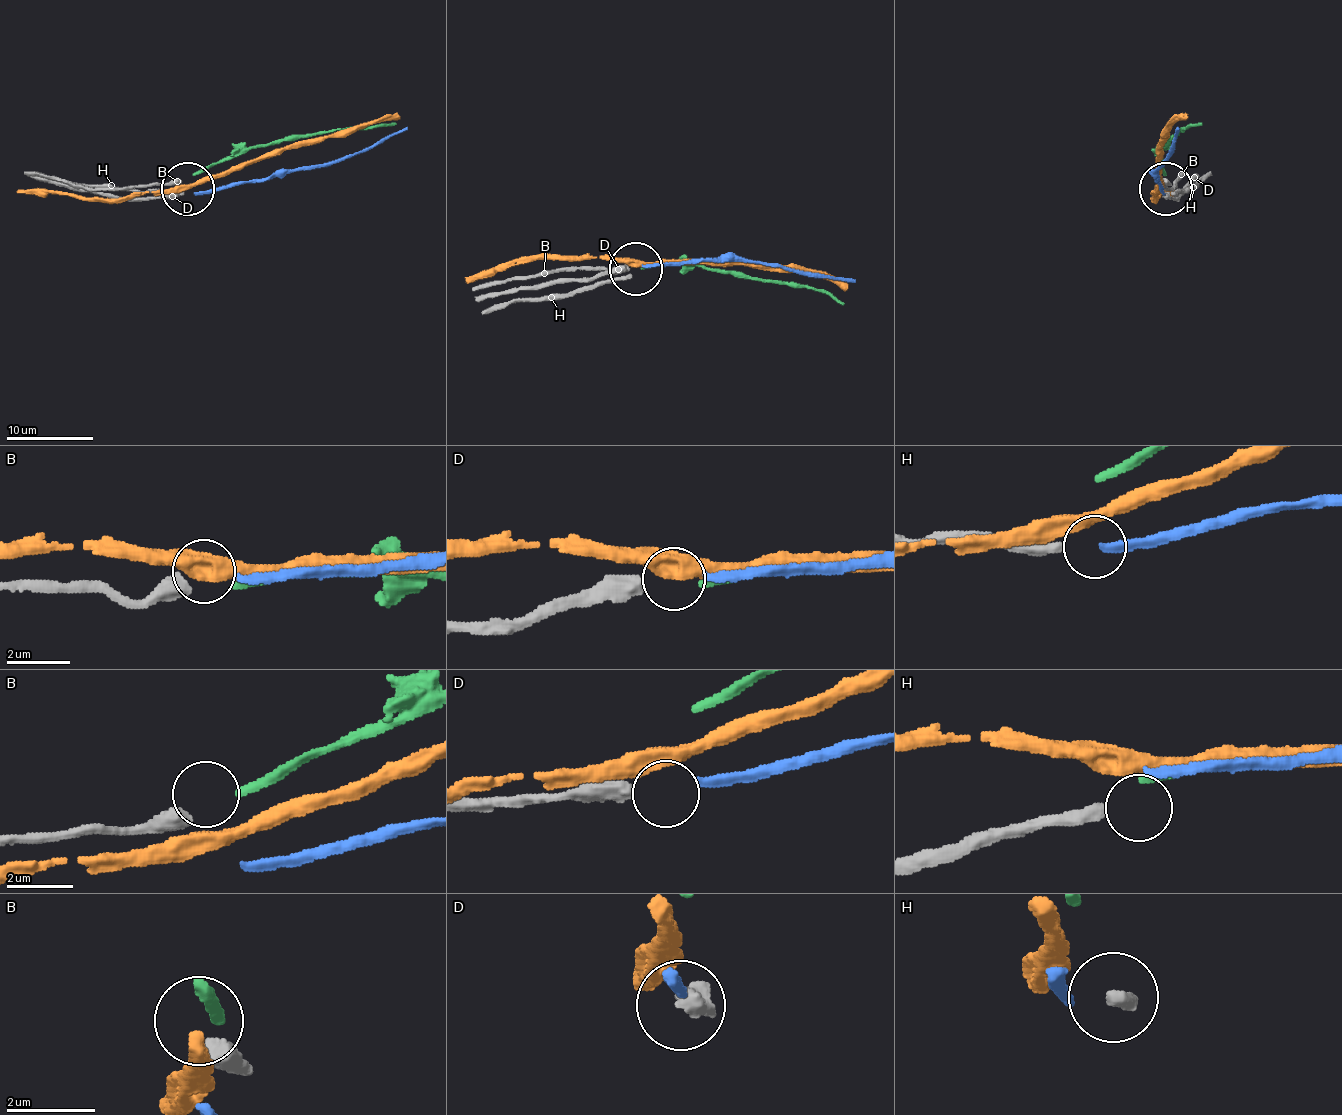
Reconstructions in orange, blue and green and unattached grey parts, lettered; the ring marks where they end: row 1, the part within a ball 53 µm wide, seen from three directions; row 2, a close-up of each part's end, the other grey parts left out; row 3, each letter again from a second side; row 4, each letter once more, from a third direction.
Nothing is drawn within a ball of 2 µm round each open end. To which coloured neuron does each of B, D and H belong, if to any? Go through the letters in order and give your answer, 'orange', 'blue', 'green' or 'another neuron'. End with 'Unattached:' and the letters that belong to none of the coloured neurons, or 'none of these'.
B: green
D: blue
H: another neuron
Unattached: H

